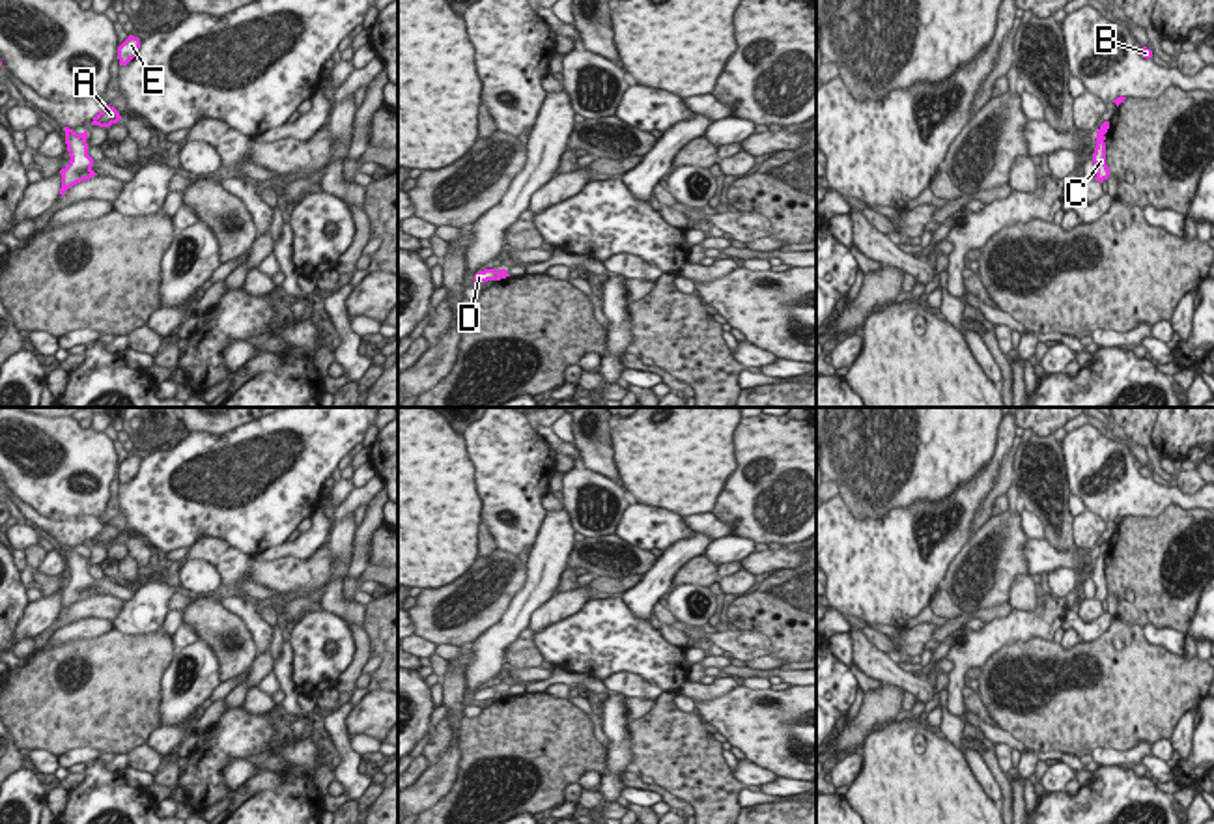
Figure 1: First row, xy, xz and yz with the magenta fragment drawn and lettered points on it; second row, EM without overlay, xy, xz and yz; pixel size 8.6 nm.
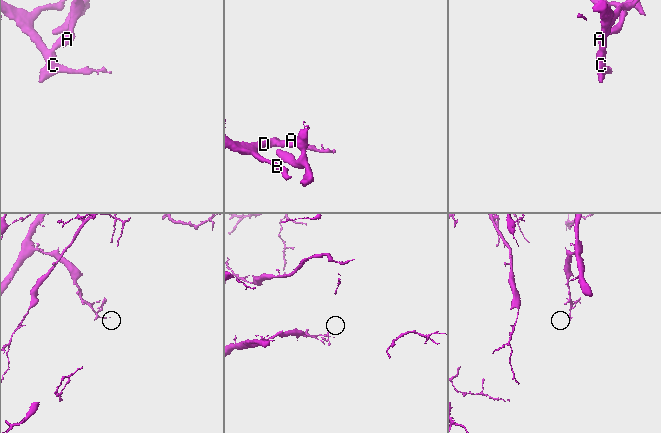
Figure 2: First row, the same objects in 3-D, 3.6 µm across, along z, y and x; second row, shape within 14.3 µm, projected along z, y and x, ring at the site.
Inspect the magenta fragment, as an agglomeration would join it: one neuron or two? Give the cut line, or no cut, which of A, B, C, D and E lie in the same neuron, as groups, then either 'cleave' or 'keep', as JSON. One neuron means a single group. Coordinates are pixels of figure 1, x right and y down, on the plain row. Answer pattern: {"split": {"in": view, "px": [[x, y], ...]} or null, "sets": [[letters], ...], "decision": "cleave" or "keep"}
{"split": {"in": "xz", "px": [[503, 688], [499, 696]]}, "sets": [["A", "E"], ["B", "C", "D"]], "decision": "cleave"}

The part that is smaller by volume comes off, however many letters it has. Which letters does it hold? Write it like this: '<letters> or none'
A, E

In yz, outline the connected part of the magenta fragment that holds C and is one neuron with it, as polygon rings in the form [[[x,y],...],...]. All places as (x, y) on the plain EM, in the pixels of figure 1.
[[[1096,553],[1096,566],[1094,566],[1094,572],[1093,572],[1093,581],[1096,585],[1096,600],[1104,600],[1109,596],[1109,587],[1106,583],[1106,555],[1104,553]]]

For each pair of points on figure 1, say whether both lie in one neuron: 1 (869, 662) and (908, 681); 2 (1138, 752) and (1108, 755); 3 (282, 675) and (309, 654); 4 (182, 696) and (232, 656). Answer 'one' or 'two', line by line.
1: one
2: one
3: two
4: two

